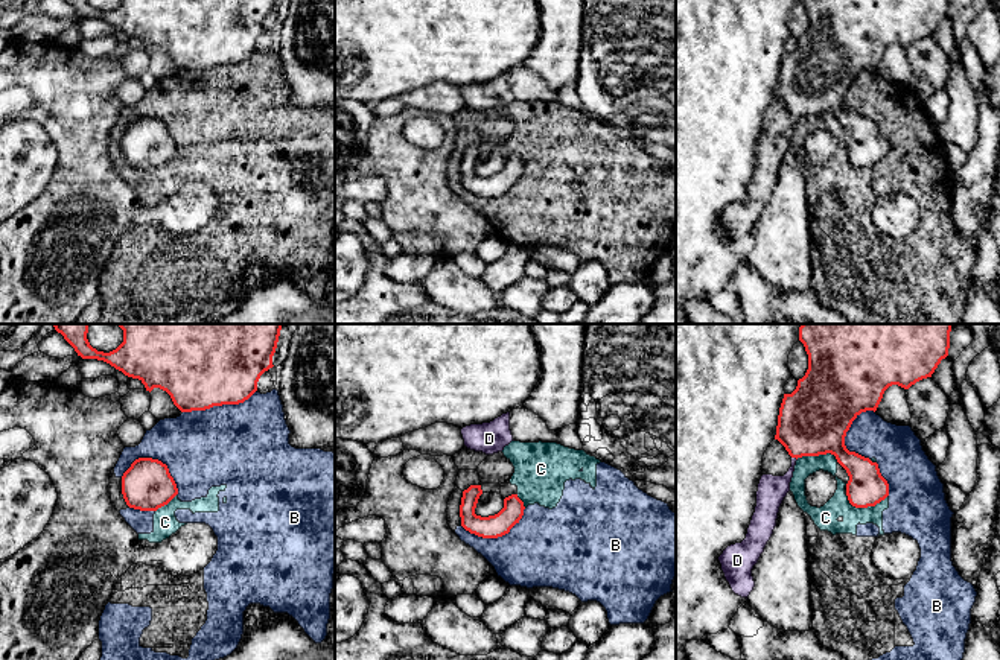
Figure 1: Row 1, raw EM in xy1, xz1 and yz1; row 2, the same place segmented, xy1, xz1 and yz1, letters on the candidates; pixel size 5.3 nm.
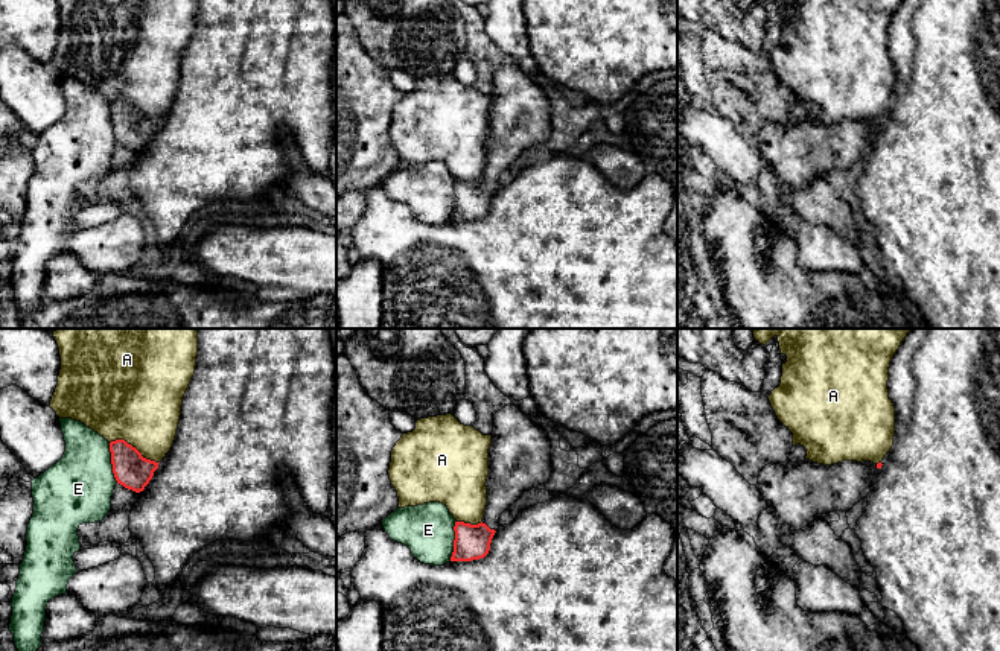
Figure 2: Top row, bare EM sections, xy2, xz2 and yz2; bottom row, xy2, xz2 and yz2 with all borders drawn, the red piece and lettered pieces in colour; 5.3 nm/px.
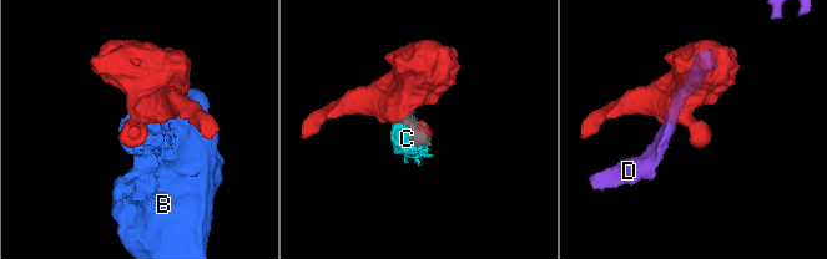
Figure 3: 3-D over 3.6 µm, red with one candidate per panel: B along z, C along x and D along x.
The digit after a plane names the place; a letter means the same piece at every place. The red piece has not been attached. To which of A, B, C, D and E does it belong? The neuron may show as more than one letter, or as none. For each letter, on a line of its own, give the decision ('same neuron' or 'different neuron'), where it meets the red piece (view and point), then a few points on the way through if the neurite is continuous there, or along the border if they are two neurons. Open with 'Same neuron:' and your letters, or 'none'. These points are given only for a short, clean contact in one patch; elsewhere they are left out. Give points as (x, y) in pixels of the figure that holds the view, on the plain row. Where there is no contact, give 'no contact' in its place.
Same neuron: none
A: different neuron; contact xy2 (134, 107); border xy2 (110, 101), (125, 99), (143, 116), (157, 122)
B: different neuron; contact xy1 (157, 119)
C: different neuron; contact yz1 (865, 166)
D: different neuron; contact yz1 (795, 116); border yz1 (792, 116), (796, 119)
E: different neuron; contact xy2 (111, 122)

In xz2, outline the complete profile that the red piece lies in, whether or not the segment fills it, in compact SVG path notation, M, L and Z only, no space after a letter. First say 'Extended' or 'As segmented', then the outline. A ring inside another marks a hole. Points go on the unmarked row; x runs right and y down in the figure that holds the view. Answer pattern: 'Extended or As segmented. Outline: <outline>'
Extended. Outline: M514 64L502 67L493 75L489 128L482 181L455 181L451 221L484 218L499 187L501 173L525 151L549 140L553 126L548 91Z

